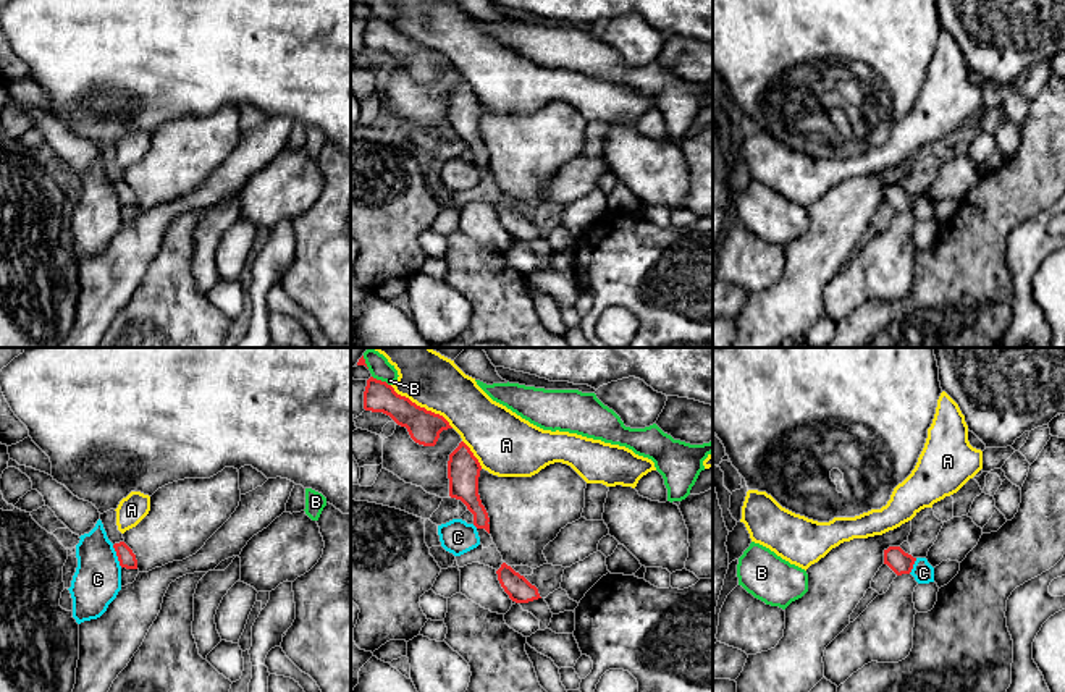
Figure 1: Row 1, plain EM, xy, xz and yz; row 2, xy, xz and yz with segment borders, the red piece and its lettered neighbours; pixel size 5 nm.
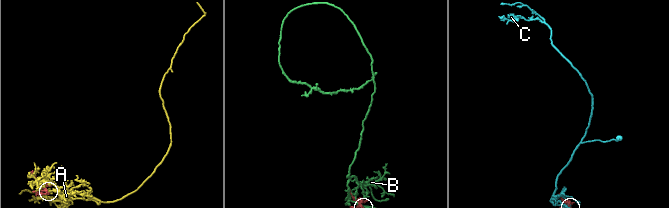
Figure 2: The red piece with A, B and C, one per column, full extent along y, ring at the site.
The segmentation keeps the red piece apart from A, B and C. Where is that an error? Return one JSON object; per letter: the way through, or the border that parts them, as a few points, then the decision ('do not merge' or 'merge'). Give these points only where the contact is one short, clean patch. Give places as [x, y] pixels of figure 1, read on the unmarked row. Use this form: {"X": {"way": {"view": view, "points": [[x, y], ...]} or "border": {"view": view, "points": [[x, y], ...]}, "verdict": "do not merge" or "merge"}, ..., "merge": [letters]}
{"A": {"verdict": "do not merge"}, "B": {"verdict": "do not merge"}, "C": {"border": {"view": "xy", "points": [[112, 183], [122, 204]]}, "verdict": "do not merge"}, "merge": []}

